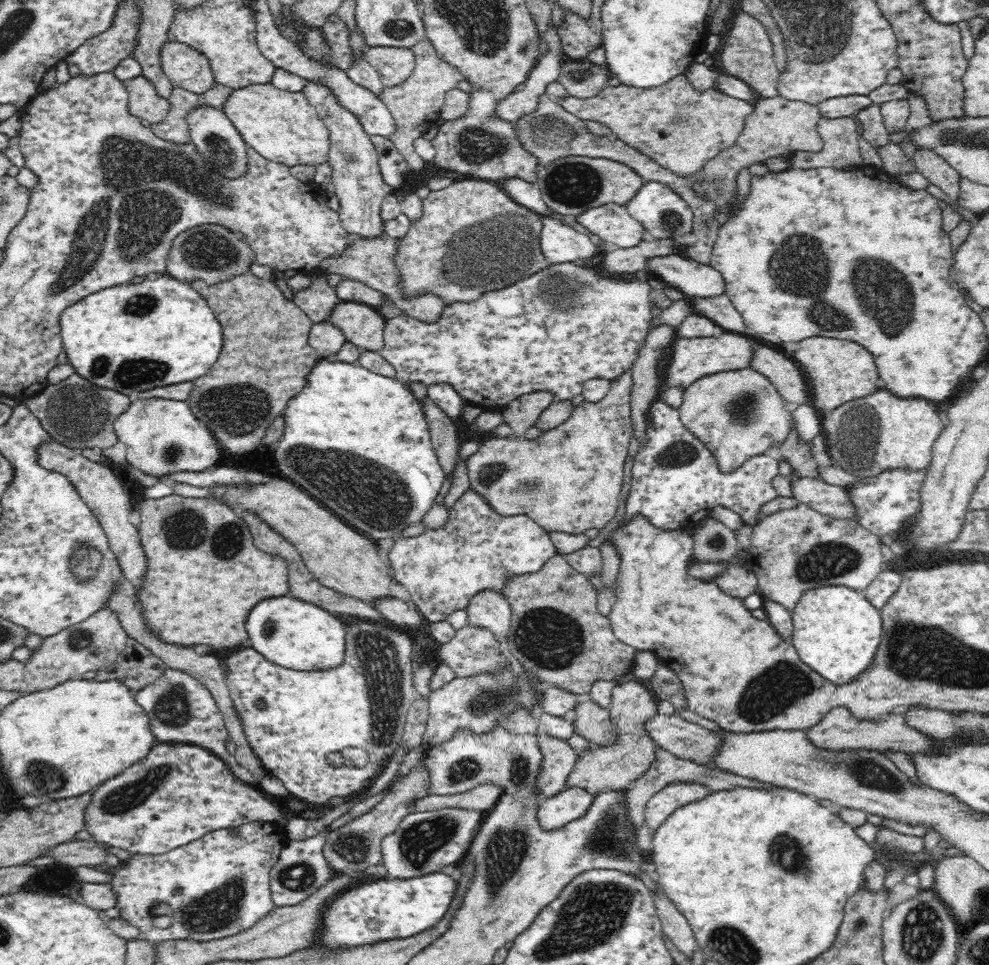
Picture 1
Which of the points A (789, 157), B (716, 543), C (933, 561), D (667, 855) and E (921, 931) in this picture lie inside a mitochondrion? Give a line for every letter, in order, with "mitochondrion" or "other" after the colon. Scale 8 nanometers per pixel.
A: other
B: mitochondrion
C: other
D: other
E: mitochondrion

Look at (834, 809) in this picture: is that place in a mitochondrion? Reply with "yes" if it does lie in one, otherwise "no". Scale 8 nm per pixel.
no

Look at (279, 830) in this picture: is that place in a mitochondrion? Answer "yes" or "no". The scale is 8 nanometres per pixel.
no

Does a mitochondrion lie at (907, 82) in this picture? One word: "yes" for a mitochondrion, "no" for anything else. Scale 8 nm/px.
no

